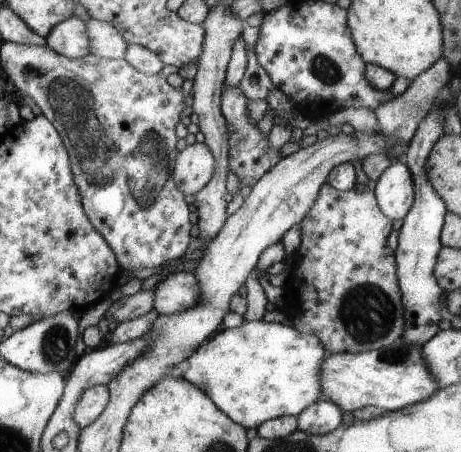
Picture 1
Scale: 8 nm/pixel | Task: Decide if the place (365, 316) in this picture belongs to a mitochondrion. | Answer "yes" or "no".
yes

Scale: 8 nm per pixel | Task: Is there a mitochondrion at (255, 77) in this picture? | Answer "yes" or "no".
no

